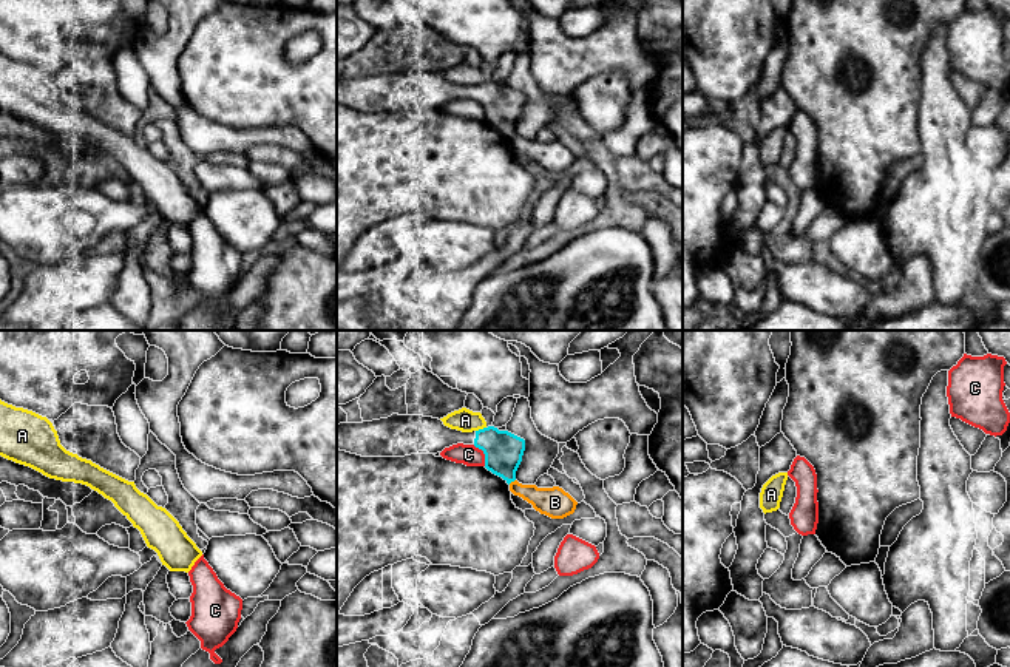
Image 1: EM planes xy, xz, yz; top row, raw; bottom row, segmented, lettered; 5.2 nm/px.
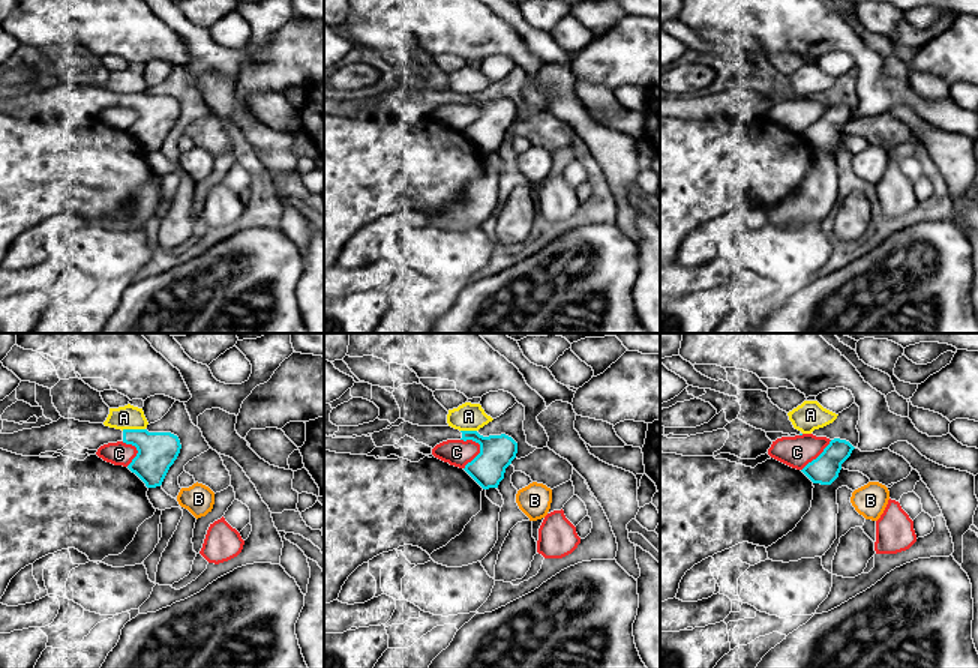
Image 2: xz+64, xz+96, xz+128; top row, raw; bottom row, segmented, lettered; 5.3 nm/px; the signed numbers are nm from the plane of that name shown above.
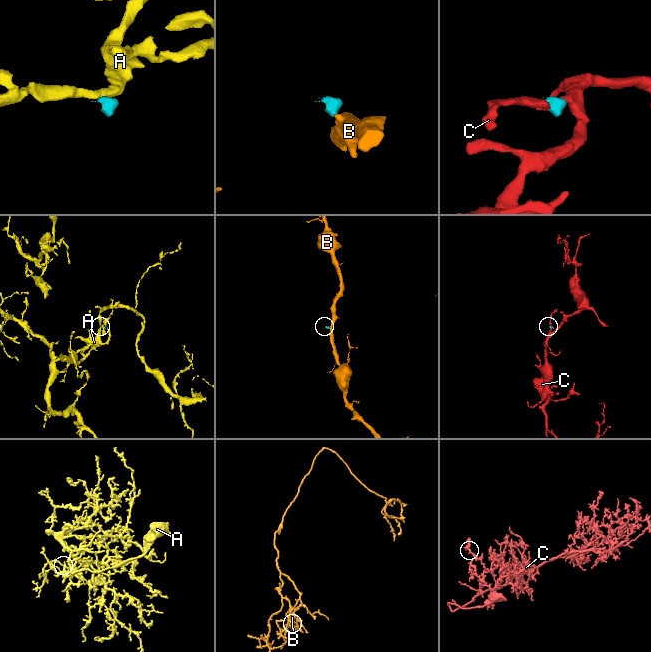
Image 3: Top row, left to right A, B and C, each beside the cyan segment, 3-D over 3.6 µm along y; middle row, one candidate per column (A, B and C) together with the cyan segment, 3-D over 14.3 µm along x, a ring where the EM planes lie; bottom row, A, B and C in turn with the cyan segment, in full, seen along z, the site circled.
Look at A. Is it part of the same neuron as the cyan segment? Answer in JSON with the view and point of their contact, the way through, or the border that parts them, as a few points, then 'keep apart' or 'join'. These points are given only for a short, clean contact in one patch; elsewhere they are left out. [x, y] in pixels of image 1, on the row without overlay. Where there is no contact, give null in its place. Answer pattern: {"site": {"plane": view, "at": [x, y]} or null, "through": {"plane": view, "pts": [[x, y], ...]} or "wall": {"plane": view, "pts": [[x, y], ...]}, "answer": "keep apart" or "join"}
{"site": {"plane": "xz", "at": [481, 84]}, "answer": "keep apart"}

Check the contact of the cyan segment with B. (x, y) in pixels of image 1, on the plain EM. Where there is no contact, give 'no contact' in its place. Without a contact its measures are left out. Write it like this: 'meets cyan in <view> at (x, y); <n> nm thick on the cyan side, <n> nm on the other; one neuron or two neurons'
meets cyan in xz at (511, 135); 200 nm thick on the cyan side, 160 nm on the other; two neurons

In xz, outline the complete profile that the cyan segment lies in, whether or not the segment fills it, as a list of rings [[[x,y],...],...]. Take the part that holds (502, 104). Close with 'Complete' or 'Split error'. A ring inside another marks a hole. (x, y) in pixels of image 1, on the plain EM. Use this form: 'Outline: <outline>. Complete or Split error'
Outline: [[[398,68],[337,79],[337,103],[361,111],[405,111],[419,105],[437,108],[457,97],[482,103],[485,122],[508,139],[516,134],[525,94],[494,80],[462,86],[445,80],[439,73]]]. Split error

